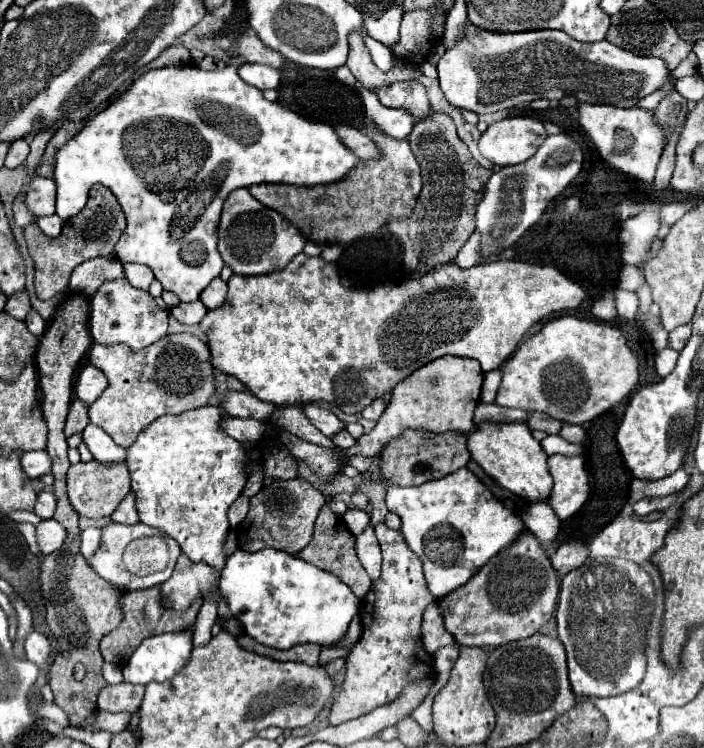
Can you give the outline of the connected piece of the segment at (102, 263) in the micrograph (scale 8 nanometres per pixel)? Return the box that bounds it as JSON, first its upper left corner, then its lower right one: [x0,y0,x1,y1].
[70,256,124,296]

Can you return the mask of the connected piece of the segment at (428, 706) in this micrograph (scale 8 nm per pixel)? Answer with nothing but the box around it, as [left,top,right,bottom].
[412,694,434,732]

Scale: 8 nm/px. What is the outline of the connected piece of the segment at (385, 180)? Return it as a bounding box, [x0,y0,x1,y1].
[250,122,422,244]

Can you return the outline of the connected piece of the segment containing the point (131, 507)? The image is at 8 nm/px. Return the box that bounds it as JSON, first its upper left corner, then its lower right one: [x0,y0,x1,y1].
[110,494,138,524]

